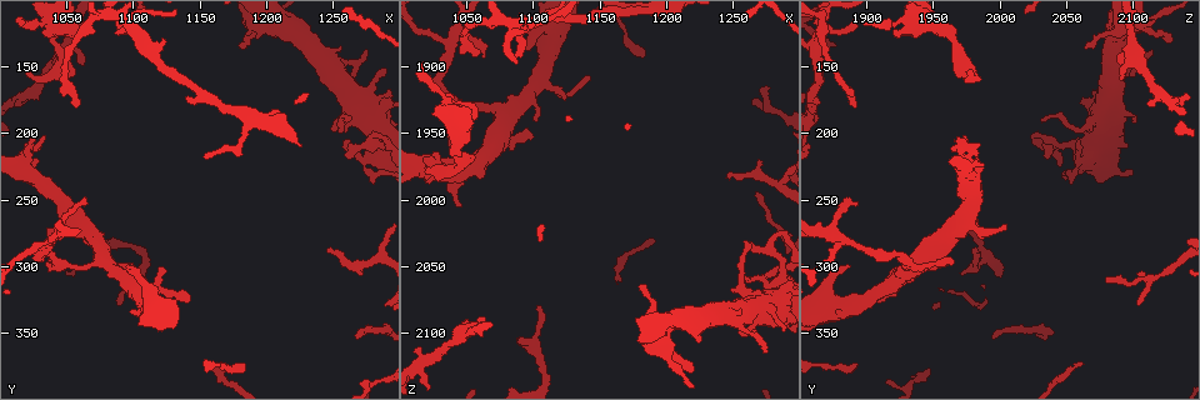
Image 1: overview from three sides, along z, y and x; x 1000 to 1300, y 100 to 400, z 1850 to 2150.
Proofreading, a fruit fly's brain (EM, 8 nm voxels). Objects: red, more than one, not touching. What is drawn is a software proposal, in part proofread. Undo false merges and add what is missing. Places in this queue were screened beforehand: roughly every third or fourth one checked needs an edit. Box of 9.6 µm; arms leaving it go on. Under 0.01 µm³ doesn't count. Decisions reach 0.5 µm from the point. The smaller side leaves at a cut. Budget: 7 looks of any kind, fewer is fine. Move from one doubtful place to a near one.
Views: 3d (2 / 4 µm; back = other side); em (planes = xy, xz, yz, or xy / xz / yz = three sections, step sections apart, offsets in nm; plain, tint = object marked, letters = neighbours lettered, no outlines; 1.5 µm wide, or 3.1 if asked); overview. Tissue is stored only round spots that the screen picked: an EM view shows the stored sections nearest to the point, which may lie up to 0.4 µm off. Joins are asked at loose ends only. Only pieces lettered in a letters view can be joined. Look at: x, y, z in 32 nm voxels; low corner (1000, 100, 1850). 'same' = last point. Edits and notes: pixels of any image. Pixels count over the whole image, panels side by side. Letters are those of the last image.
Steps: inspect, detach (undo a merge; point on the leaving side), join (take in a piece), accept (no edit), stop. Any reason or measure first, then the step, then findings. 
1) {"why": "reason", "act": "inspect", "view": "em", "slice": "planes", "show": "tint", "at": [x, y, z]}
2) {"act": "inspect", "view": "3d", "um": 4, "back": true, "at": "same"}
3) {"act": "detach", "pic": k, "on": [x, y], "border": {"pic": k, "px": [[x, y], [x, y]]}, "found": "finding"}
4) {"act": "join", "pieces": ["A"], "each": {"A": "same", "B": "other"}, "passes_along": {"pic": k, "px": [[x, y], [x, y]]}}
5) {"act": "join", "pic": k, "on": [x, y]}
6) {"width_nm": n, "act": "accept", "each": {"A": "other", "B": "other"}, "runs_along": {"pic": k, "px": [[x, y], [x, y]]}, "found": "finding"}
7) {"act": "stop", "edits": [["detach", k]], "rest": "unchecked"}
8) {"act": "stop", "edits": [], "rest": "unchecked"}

{"why": "free end", "act": "inspect", "view": "3d", "um": 4, "at": [1036, 128, 1922]}

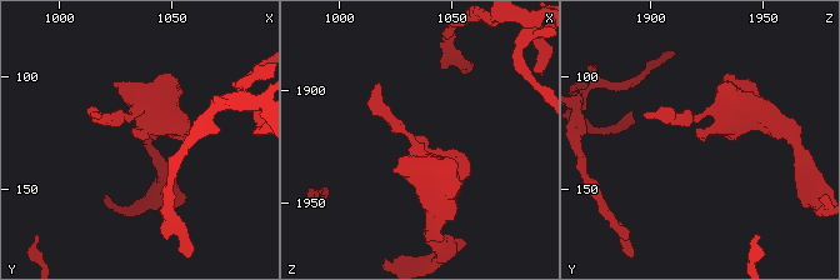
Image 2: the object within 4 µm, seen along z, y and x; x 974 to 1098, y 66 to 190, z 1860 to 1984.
{"act": "inspect", "view": "em", "slice": "planes", "show": "letters", "at": [1037, 129, 1922]}

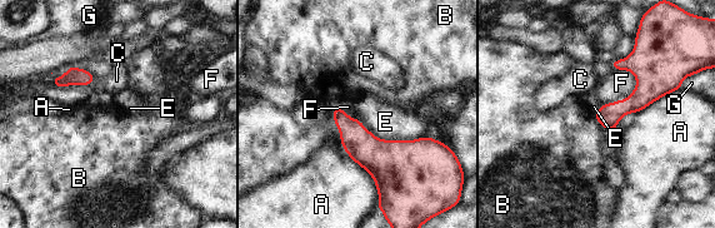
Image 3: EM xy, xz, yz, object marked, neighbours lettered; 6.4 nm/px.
{"longest_contact_nm": ["A", 420], "act": "accept", "each": {"A": "other", "B": "other", "C": "other", "E": "other", "F": "other", "G": "other"}, "runs_along": {"pic": 3, "px": [[666, 90], [648, 90], [598, 115]]}, "found": "no lettered piece goes on from it"}

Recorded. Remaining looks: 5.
{"why": "free end", "act": "inspect", "view": "3d", "um": 2, "at": [1020, 154, 1982]}

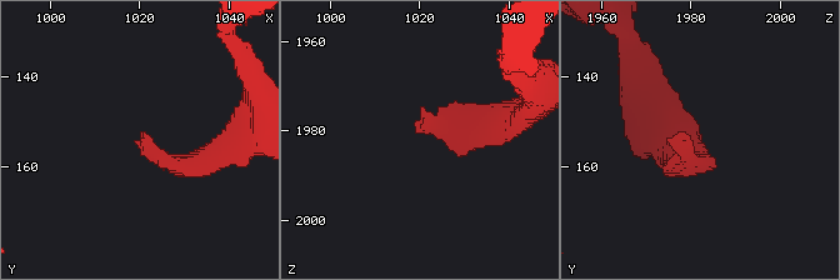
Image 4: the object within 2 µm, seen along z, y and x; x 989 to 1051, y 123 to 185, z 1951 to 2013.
{"act": "inspect", "view": "em", "slice": "planes", "show": "letters", "at": [1018, 155, 1980]}

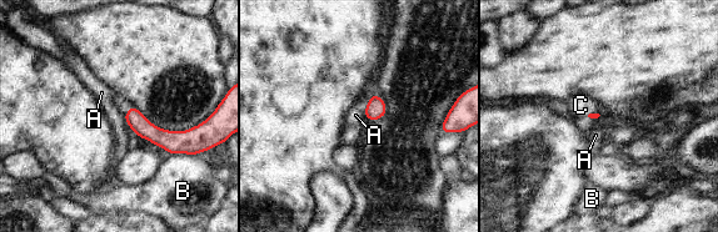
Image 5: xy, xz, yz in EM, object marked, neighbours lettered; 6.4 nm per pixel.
{"longest_contact_nm": ["B", 160], "act": "join", "pieces": ["C"], "each": {"A": "other", "B": "other", "C": "same"}, "passes_along": {"pic": 5, "px": [[139, 124], [129, 110], [123, 106]]}, "found": "the cell continues"}

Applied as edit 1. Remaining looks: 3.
{"act": "stop", "edits": [["join", 5]], "rest": "unchecked"}

